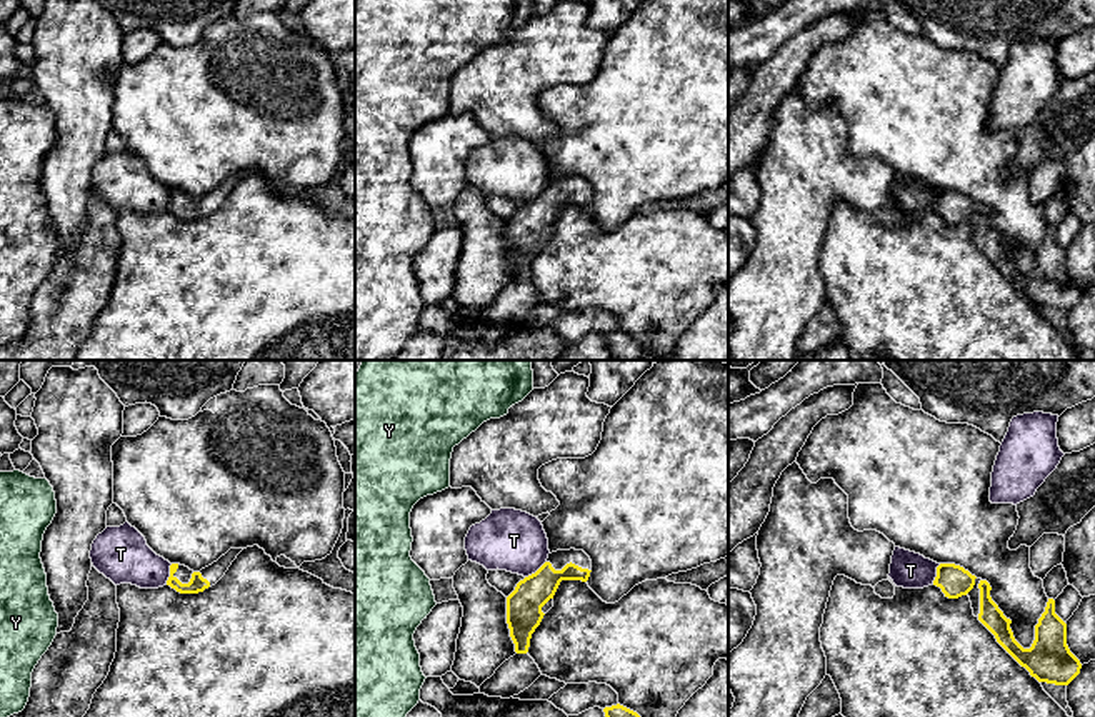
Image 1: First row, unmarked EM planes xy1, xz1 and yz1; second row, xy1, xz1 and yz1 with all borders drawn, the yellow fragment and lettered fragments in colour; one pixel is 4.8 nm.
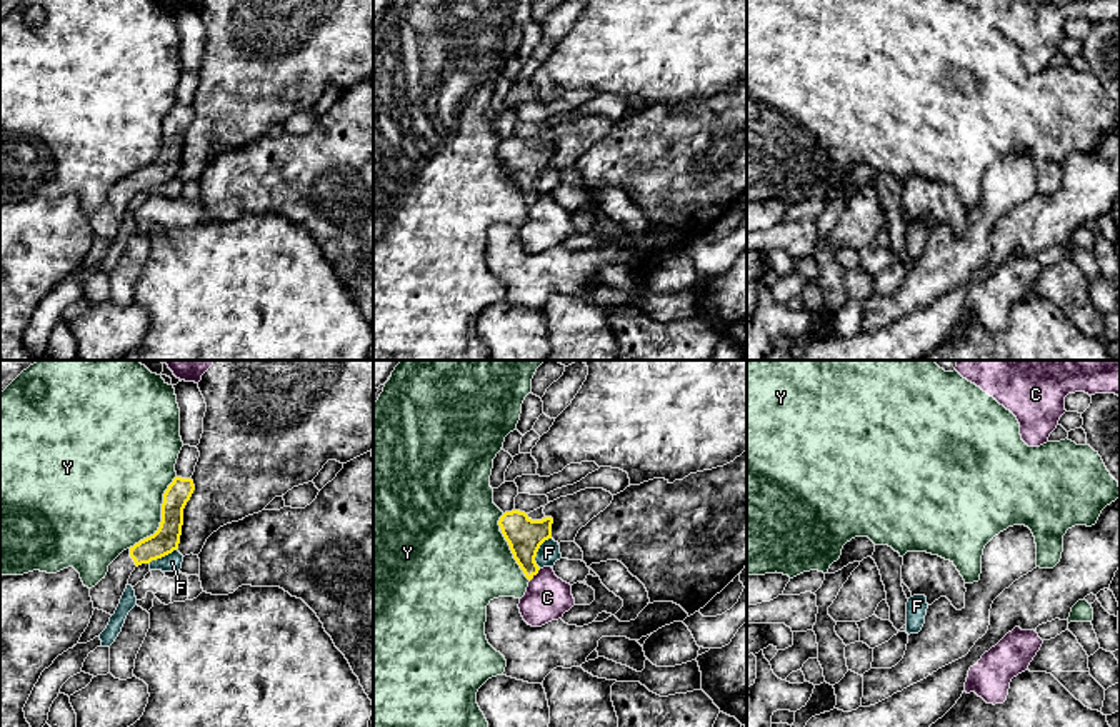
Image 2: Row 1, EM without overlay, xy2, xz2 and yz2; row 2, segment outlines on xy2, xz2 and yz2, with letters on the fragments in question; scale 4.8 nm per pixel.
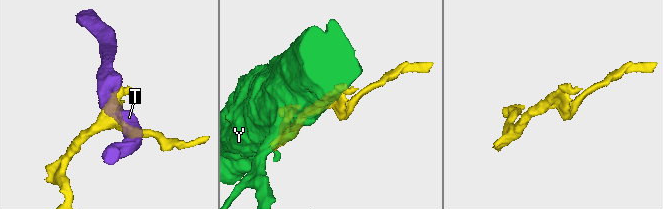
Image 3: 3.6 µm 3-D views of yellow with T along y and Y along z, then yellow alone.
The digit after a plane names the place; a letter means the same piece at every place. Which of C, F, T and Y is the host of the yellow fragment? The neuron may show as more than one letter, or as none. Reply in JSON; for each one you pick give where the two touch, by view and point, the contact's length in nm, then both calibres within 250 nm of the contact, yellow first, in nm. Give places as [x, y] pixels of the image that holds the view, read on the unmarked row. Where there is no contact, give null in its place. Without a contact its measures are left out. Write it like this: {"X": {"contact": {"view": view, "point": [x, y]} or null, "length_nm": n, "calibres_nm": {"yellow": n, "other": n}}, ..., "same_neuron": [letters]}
{"same_neuron": []}

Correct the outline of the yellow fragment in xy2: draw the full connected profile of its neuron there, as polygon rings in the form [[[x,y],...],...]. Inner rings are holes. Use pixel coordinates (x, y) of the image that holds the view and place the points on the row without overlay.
[[[175,103],[163,120],[158,157],[123,177],[110,192],[107,202],[90,215],[93,235],[115,240],[132,198],[178,175],[183,135],[195,117],[192,105]]]

